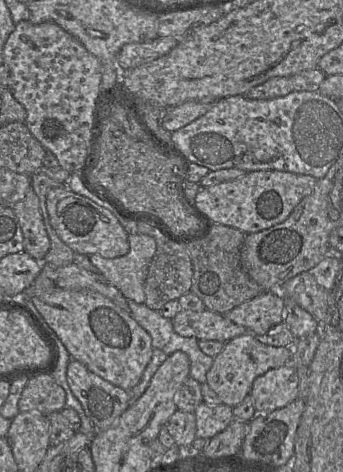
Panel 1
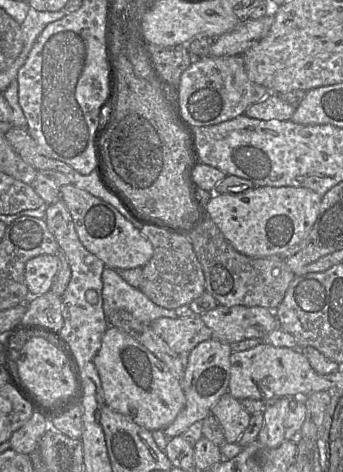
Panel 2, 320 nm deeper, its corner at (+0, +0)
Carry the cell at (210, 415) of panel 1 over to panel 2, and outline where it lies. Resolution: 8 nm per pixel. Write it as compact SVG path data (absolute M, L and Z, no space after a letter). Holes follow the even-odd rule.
M225 393L211 408L211 413L220 423L226 442L236 443L249 425L251 415L240 401Z

